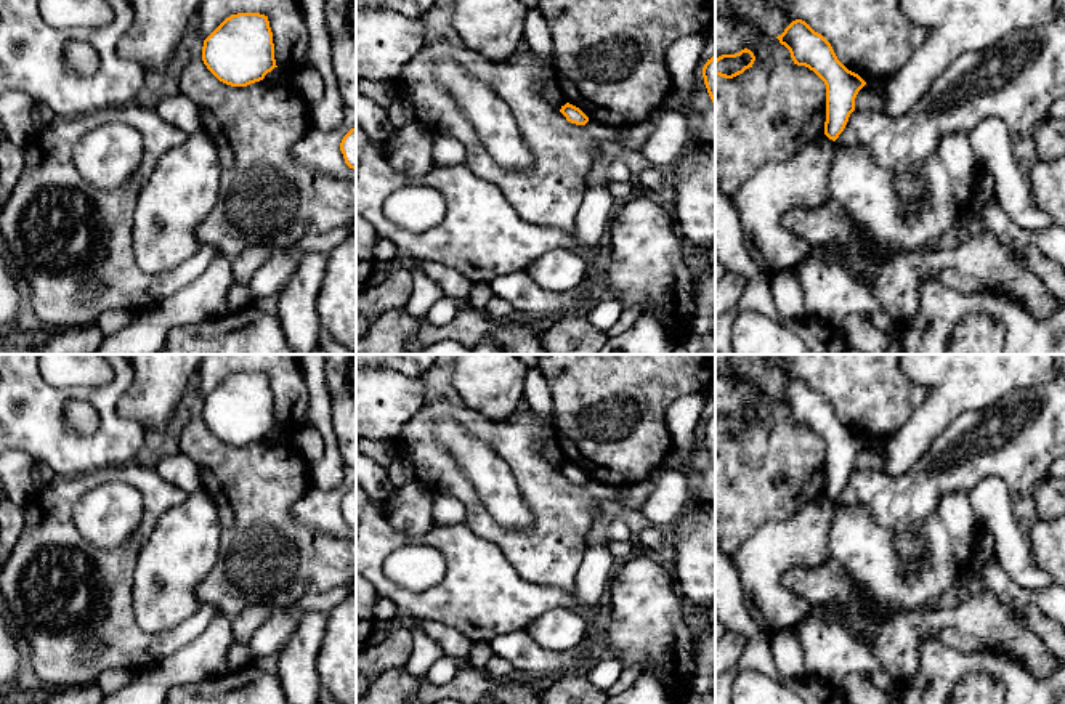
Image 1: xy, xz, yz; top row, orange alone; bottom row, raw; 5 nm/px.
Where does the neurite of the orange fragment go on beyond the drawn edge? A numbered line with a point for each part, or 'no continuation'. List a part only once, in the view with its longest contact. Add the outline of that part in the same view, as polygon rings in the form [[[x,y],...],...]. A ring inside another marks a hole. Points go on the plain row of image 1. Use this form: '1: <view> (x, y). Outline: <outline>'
no continuation

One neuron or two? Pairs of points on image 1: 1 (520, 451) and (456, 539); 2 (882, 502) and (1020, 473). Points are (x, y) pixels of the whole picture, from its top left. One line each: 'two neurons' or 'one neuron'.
1: two neurons
2: one neuron

